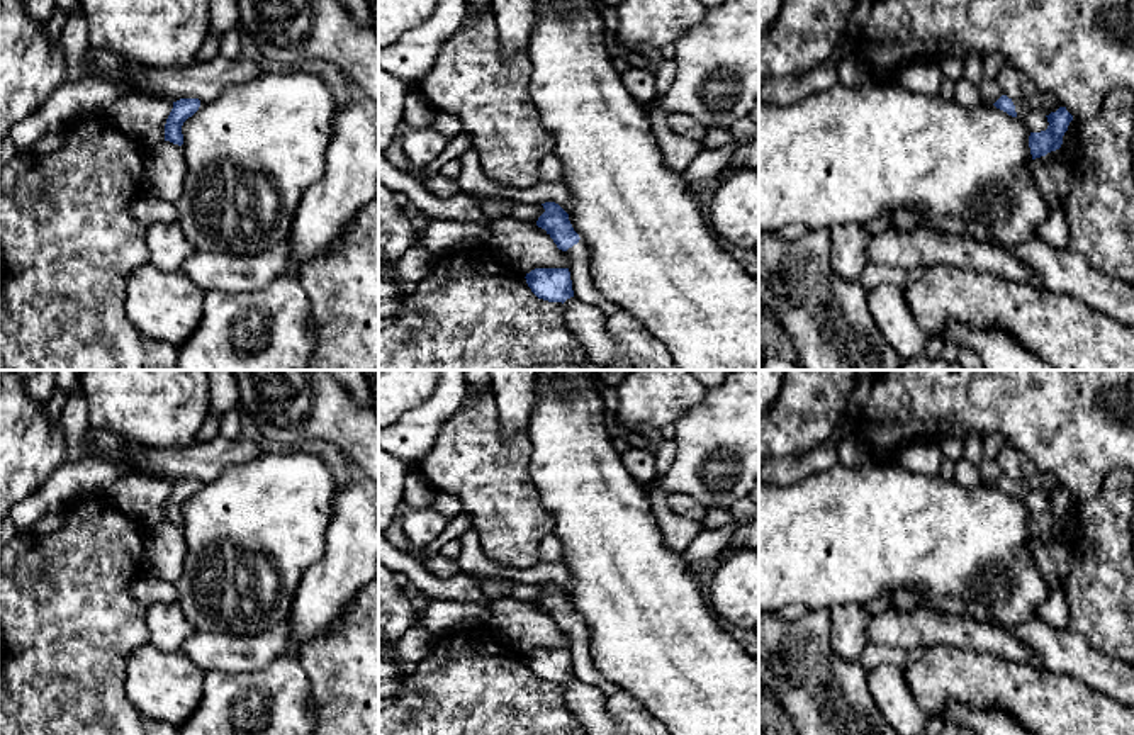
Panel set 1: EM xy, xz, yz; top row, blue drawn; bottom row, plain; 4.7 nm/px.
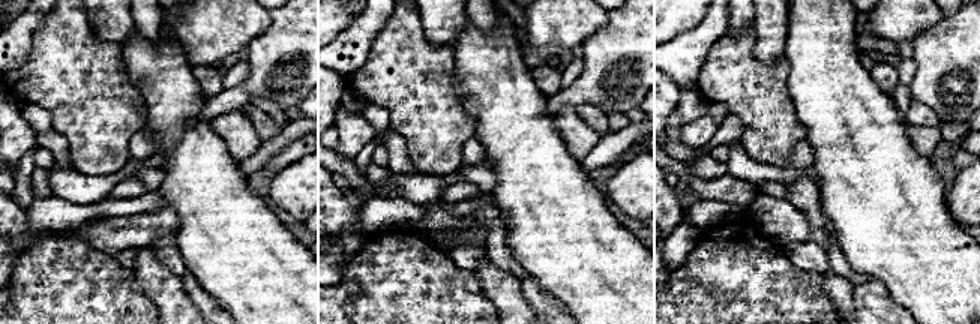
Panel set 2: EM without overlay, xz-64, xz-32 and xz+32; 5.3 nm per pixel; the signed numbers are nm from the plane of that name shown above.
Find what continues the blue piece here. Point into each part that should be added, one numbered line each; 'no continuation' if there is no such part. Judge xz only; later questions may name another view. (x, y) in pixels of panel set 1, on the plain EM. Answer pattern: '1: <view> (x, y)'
1: xz (584, 669)

